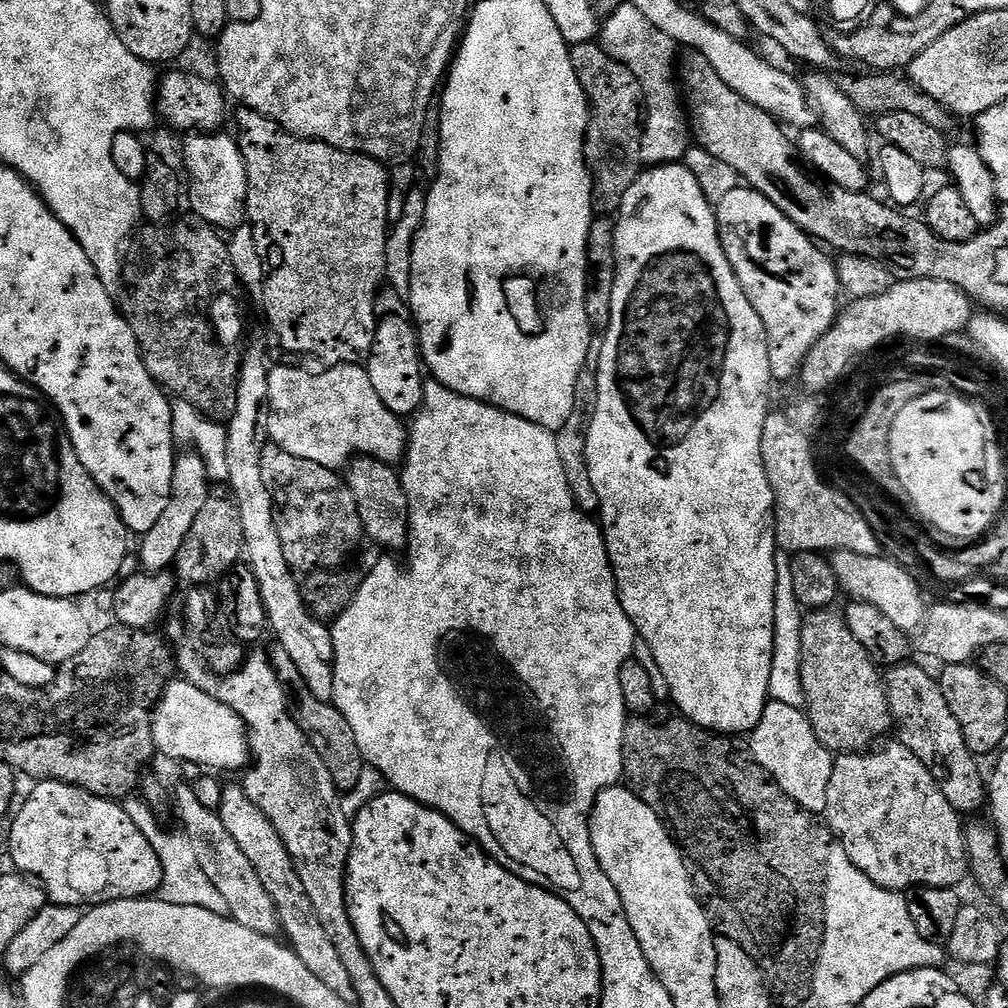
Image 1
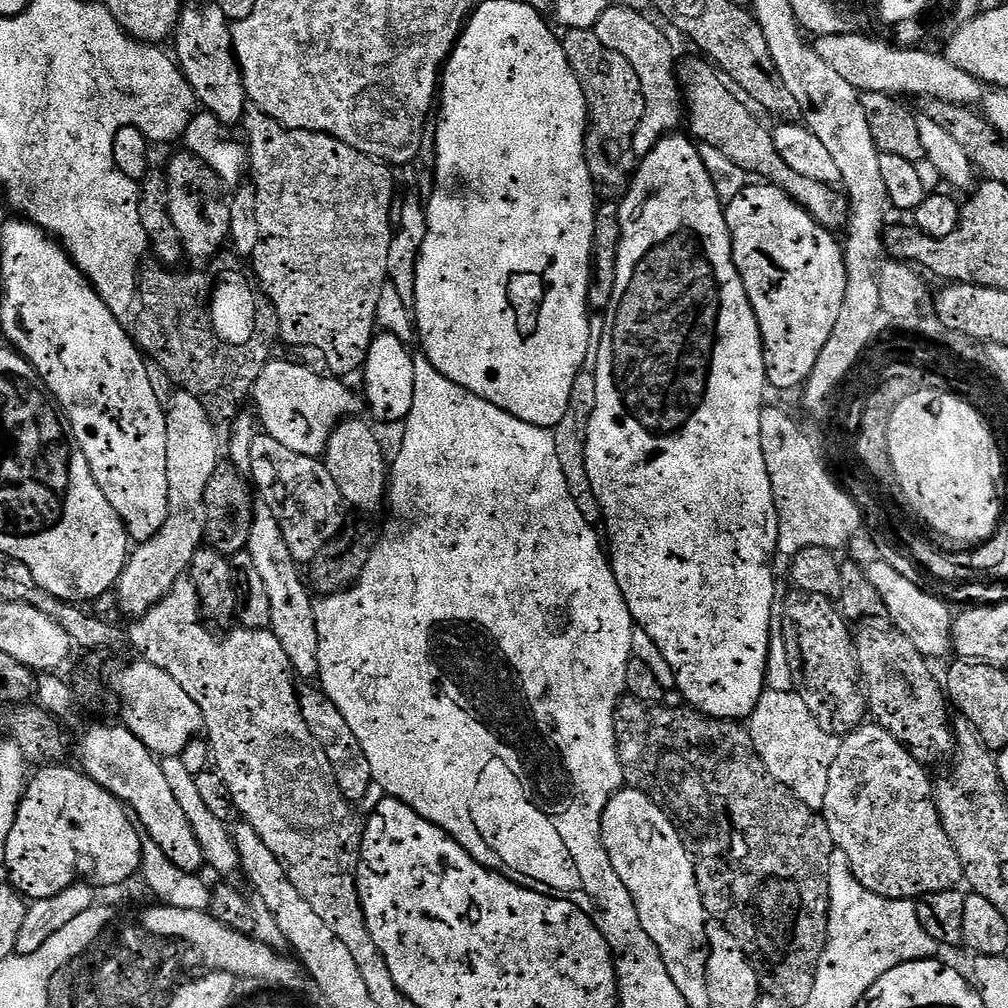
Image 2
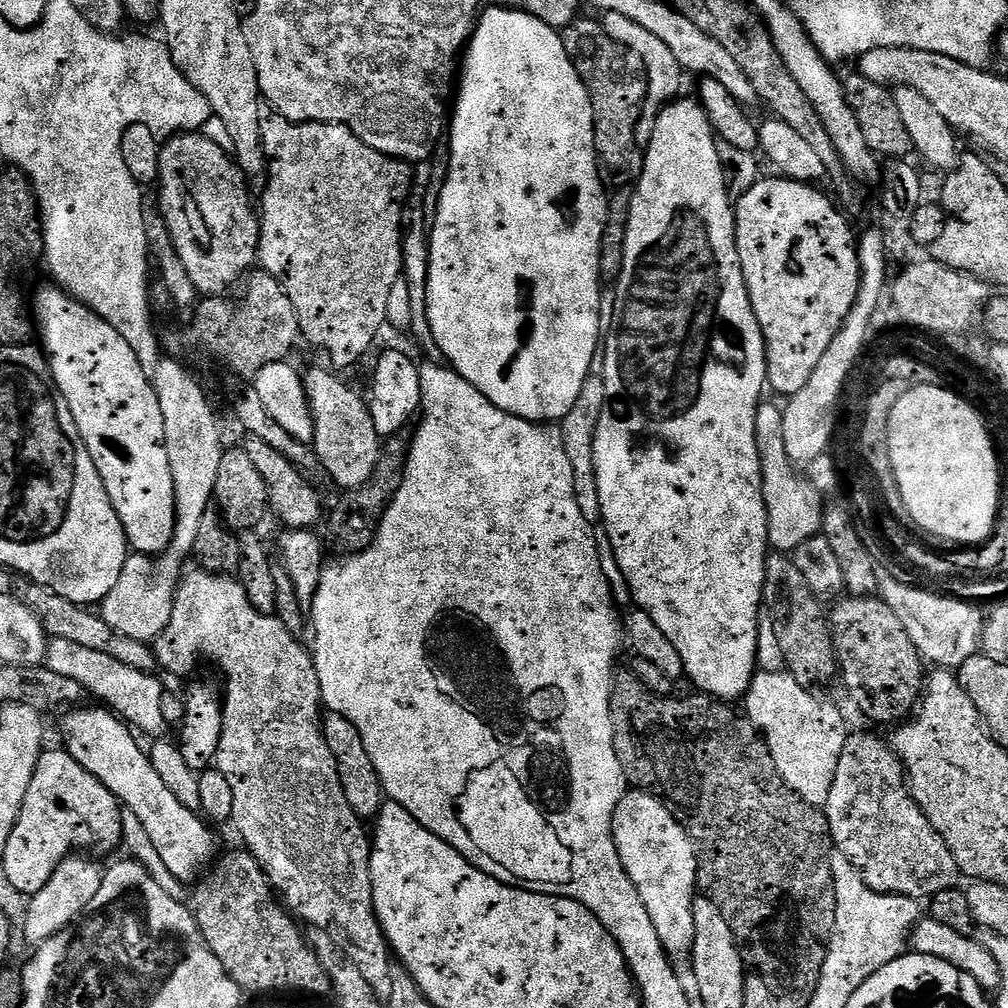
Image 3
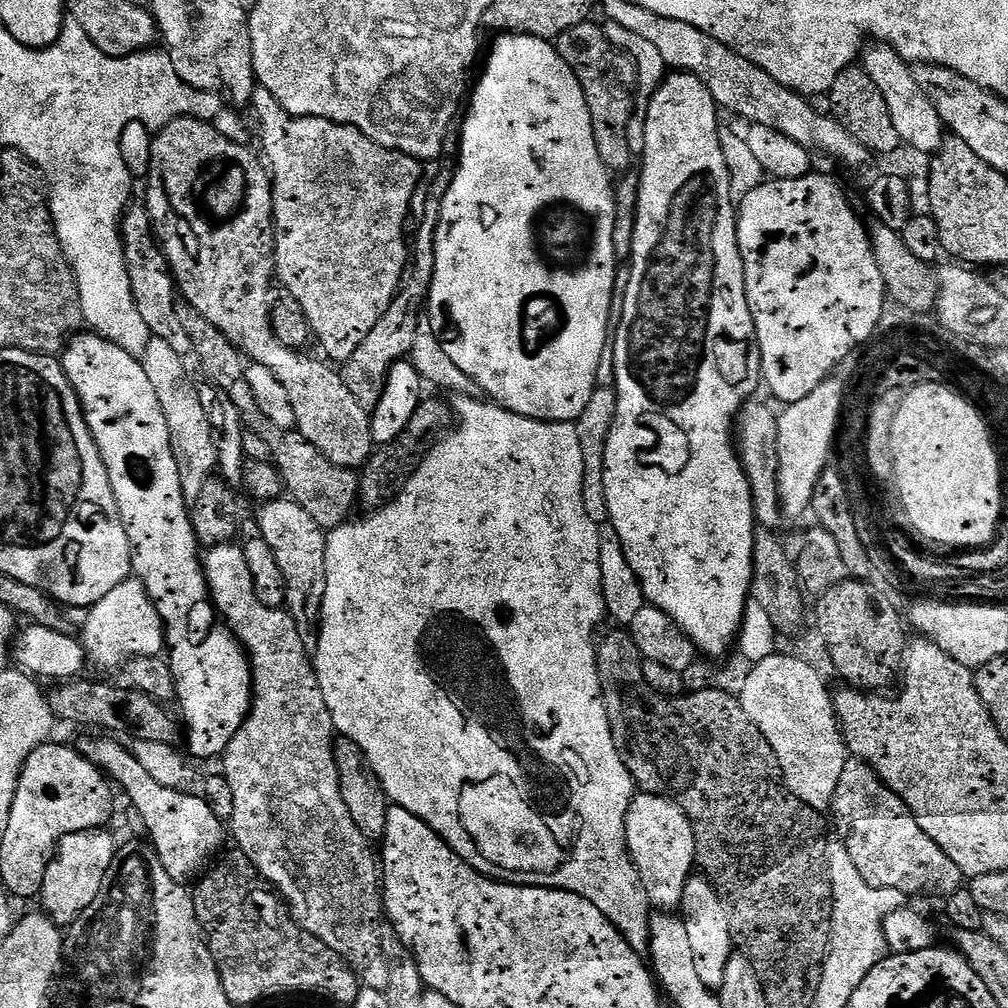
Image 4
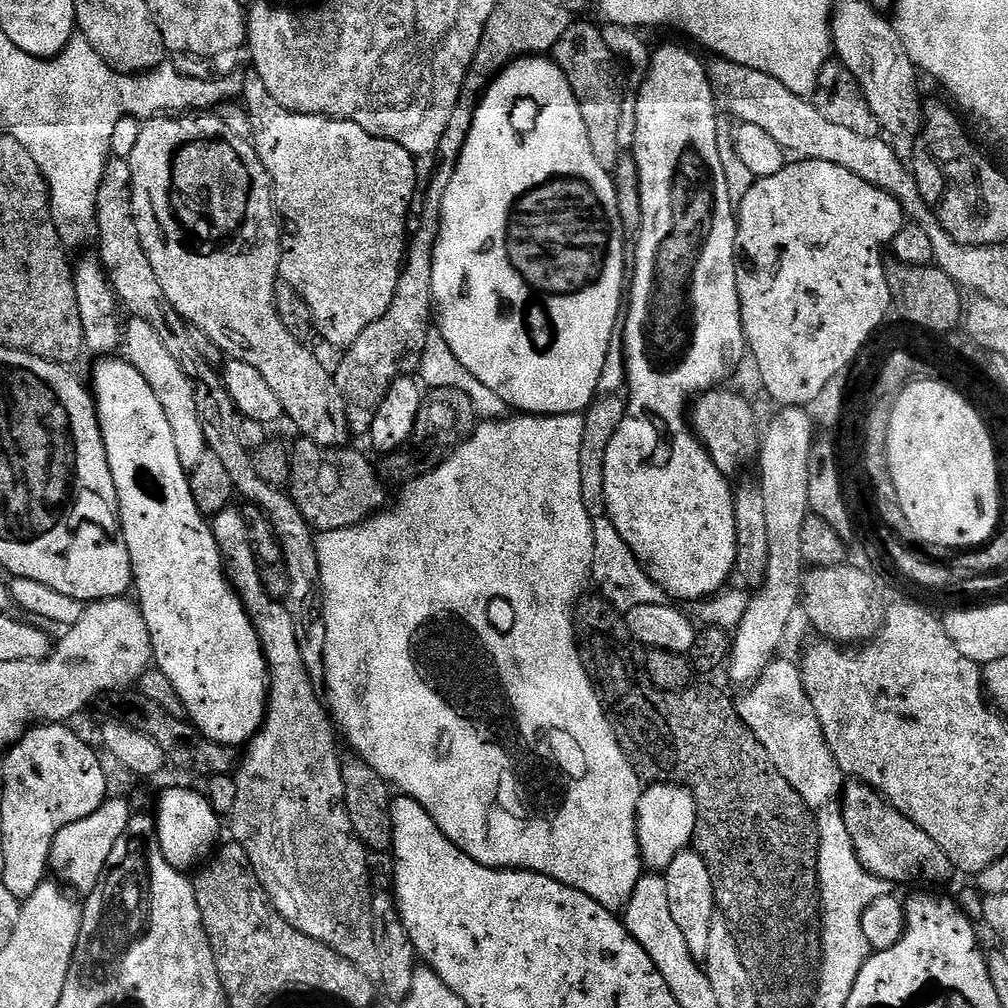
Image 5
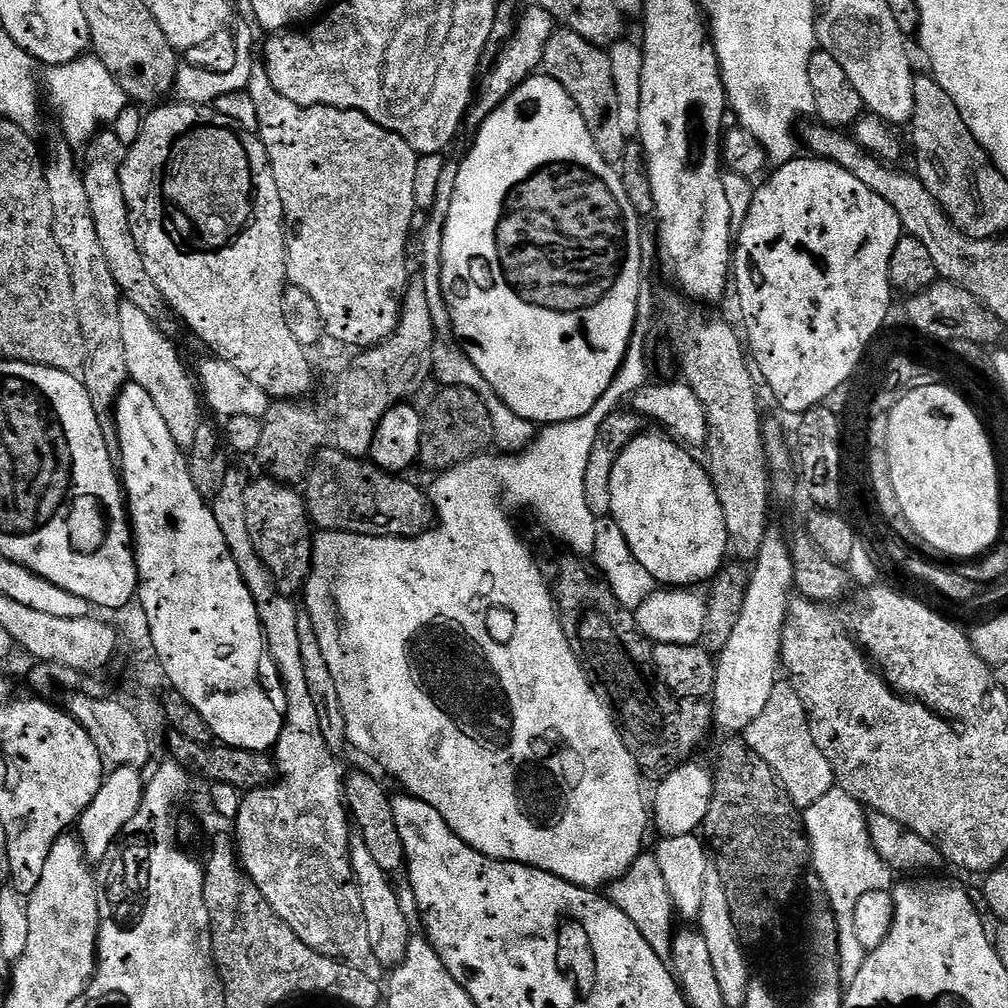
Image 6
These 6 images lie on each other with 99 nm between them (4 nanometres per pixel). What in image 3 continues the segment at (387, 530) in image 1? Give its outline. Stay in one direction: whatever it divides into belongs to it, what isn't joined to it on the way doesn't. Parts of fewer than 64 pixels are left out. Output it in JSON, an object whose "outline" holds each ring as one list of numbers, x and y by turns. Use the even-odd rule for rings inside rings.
{"outline":[[312,368,302,376,304,395,308,398,314,422,311,447,329,481,332,479,340,490,361,488,370,482,378,466,382,437,374,430,374,418,365,397,360,397,350,385,343,384,335,371,325,368]]}

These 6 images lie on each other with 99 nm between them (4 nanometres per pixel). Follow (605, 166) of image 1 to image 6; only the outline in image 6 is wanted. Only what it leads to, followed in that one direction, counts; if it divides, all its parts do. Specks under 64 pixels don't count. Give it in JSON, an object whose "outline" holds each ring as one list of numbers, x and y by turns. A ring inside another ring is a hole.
{"outline":[[557,30,553,32,550,42,546,42,542,68,546,75,554,78,554,82,564,87,566,94,570,94,578,106,590,130,590,138,594,138,594,146,598,146,598,154,602,154,608,164,619,165,629,140,626,134,622,134,618,118,618,90,614,90,614,70,610,70,607,51,601,45,586,42,586,38,578,34]]}

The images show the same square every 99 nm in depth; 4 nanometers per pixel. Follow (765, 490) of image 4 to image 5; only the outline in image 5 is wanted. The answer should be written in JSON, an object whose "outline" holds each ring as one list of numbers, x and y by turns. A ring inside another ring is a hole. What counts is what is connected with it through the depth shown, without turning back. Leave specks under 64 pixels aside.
{"outline":[[713,390,705,392,703,396,695,401,694,407,690,412,690,423,697,436,700,437,700,443,707,448,712,461,720,467,720,471,728,474,731,468,736,468,739,464,744,464,748,459,757,455,762,439,761,429,756,429,756,412,752,409,752,404,744,396,739,396,736,392,720,392,724,390]]}

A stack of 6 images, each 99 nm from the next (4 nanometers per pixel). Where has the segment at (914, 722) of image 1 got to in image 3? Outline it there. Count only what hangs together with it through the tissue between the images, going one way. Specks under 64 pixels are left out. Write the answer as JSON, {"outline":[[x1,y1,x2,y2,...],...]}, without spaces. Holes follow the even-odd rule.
{"outline":[[848,596,841,599,830,612,830,627,832,629,832,645,836,651,839,679,844,679,844,688,850,699,856,703,856,708,868,720,876,724,899,725,907,721,915,713,926,683,925,661,919,650,914,646,910,634,906,634,906,626,886,606,879,596]]}

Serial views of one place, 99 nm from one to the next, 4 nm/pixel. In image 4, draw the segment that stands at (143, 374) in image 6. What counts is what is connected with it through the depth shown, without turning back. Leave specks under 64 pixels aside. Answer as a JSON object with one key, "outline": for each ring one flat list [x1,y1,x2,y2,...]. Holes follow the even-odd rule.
{"outline":[[153,338,146,346,142,363,146,370,146,378,150,378,151,384,154,385,154,394,158,394,162,414,166,414,166,426,170,426,172,449,178,462,184,498,191,502,198,498,202,486,206,486,206,482,213,479,217,471,212,427,206,418,204,401,200,399,200,388,188,377,188,365,182,362,180,355,166,342]]}

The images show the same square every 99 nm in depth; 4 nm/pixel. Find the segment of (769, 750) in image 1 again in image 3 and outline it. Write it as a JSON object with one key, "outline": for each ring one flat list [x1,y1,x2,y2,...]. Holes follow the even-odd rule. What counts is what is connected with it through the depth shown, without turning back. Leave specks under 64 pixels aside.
{"outline":[[787,670,778,672,757,671,748,687,748,695,743,697,742,708,752,725,768,743,770,754,774,758,774,766,778,766,778,774,806,802,822,806,826,798,830,798,830,786,834,786,834,770,838,770,838,758,842,758,842,746,846,746,850,735,844,716,828,700,815,696,811,687,799,684]]}

